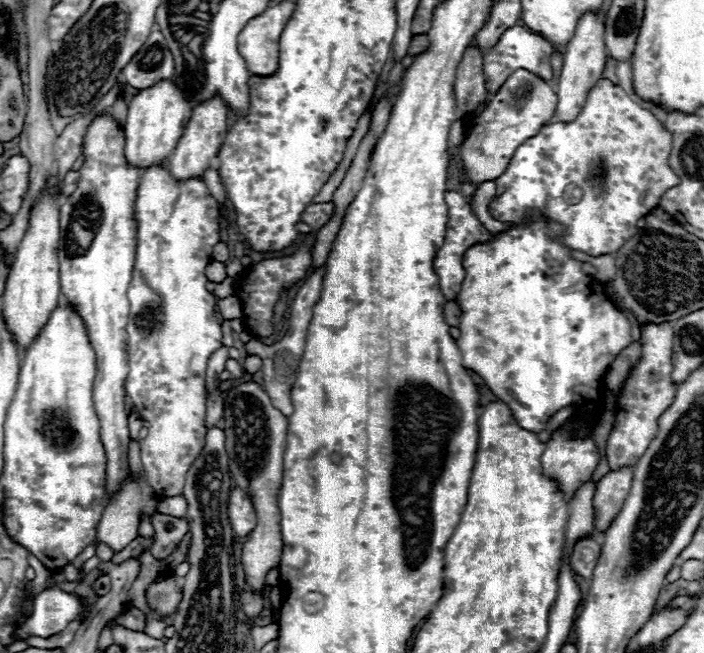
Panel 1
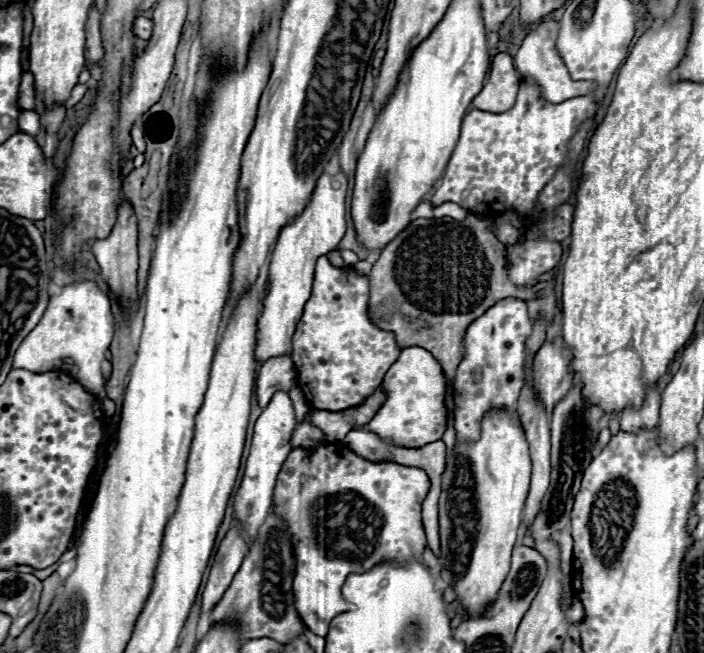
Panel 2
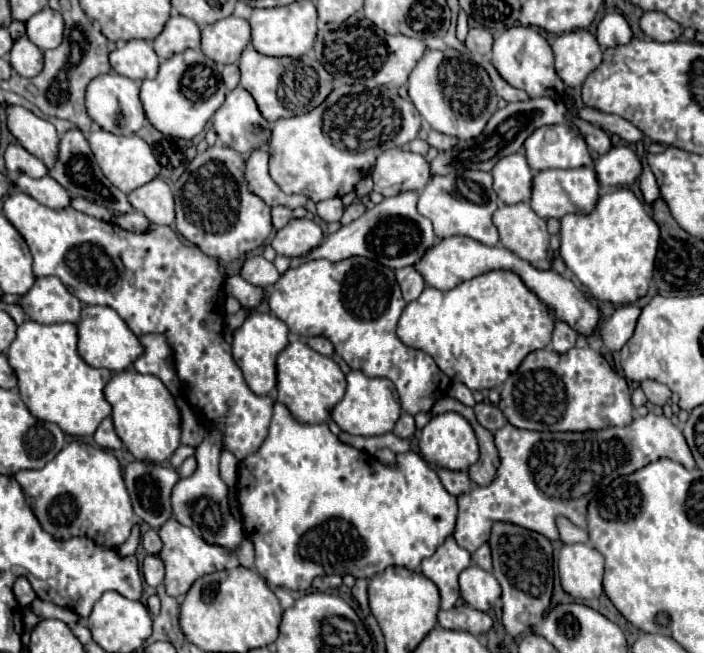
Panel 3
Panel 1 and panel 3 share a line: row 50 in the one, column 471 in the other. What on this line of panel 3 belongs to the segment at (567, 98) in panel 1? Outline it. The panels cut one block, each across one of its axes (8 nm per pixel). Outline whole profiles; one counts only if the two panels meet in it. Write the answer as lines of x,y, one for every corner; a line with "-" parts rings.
476,564
460,574
460,596
476,610
490,610
500,598
500,584
492,572
480,570

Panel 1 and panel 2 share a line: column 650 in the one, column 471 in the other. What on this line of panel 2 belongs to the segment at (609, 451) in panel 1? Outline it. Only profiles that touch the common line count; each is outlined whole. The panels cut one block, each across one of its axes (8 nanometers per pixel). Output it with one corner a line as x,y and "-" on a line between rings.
502,298
498,300
484,316
474,320
464,336
464,358
456,370
454,376
454,426
456,426
456,438
458,442
472,442
480,438
480,420
484,412
492,408
506,408
510,412
516,410
516,400
520,396
520,390
524,386
524,360
528,358
528,352
524,348
524,340
528,338
528,332
532,332
532,320
528,318
528,308
524,300
516,298

